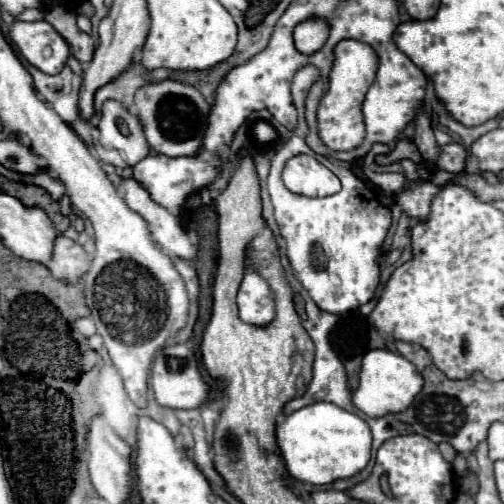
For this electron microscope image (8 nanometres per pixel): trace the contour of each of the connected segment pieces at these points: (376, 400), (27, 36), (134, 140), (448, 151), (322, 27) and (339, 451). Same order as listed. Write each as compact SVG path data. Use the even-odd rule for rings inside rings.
M372 349L364 355L362 371L360 371L360 385L354 391L354 405L364 411L368 417L382 417L386 413L404 411L418 391L422 389L422 375L420 371L400 353L386 351L386 349Z
M14 21L8 35L26 57L26 61L42 73L56 75L66 65L66 59L70 55L68 43L56 33L50 23Z
M112 99L104 101L98 131L100 131L100 137L98 141L94 141L94 149L96 149L98 159L106 165L114 165L120 169L134 167L136 161L152 153L138 117L130 115L128 109L120 105L120 101L112 101ZM116 119L126 121L126 125L130 127L128 137L118 133Z
M450 143L440 147L440 157L438 157L438 165L444 171L450 173L460 173L462 171L462 163L466 163L466 149L458 143Z
M306 19L294 29L294 47L304 53L316 53L328 39L328 25L324 19Z
M312 403L276 423L276 441L288 473L304 483L326 485L362 471L370 459L372 433L364 419L332 403Z

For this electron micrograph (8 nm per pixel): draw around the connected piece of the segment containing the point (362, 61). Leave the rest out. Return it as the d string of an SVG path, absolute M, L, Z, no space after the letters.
M340 41L334 49L336 59L330 73L330 87L328 93L322 97L318 107L318 125L320 125L320 139L324 145L336 151L352 151L364 141L364 119L362 119L362 99L372 85L378 69L376 51L362 41Z

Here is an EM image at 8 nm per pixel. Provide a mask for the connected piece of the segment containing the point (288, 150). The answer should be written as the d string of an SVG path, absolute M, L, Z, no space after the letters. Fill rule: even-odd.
M298 135L276 147L268 175L268 191L274 205L276 223L280 225L280 235L286 241L286 255L312 301L322 311L336 315L368 303L380 281L376 259L390 227L390 209L380 205L376 199L364 199L360 191L368 191L368 187L350 169L334 165L326 157L316 155ZM300 153L324 161L324 165L340 179L342 189L334 195L316 199L288 191L282 183L282 169L288 159Z

